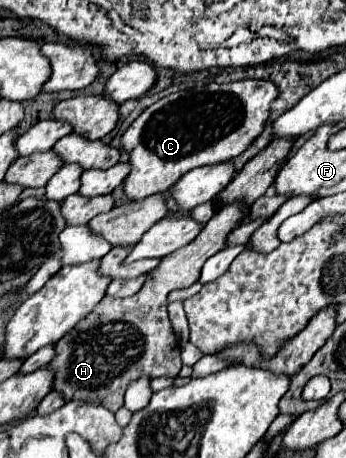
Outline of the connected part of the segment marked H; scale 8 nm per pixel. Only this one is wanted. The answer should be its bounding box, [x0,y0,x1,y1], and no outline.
[49,205,241,411]

